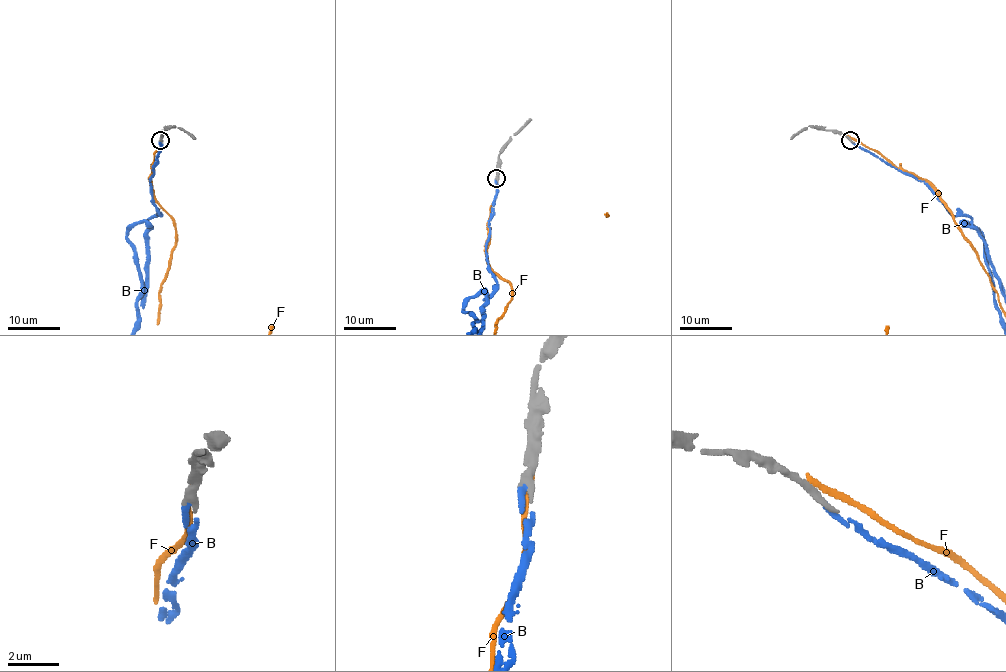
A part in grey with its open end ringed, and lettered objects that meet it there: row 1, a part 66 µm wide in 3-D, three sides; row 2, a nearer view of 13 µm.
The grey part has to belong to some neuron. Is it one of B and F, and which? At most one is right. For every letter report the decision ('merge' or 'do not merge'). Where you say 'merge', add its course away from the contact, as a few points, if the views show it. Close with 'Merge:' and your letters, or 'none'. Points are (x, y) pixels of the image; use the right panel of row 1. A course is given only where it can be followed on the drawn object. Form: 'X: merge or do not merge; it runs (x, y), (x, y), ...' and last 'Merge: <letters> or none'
B: merge
F: do not merge
Merge: B

